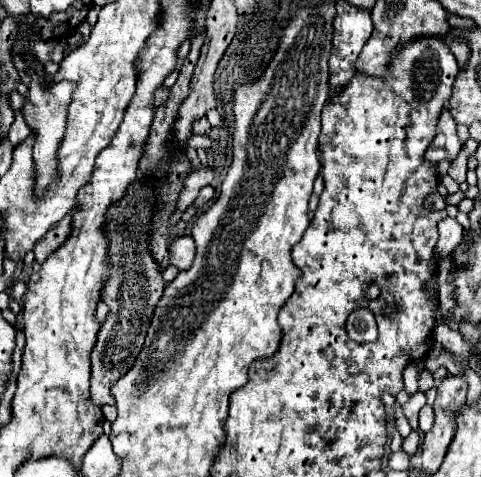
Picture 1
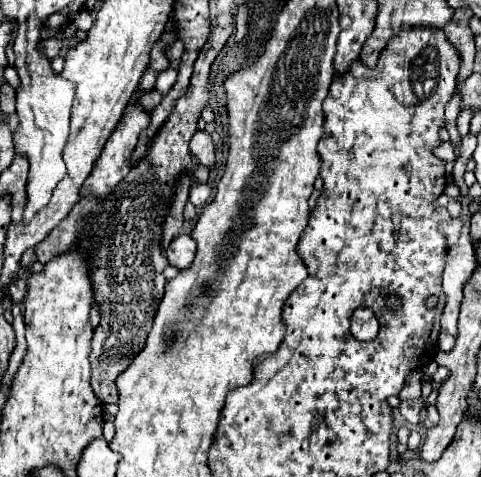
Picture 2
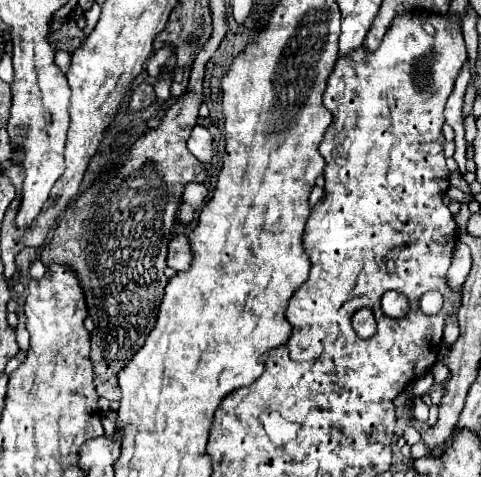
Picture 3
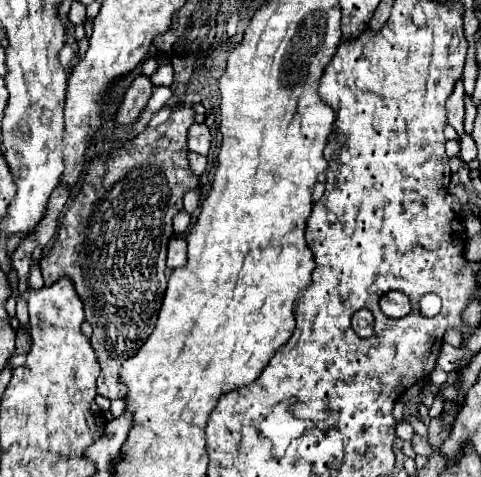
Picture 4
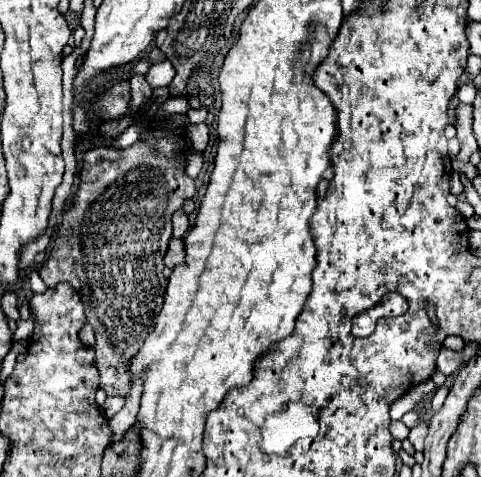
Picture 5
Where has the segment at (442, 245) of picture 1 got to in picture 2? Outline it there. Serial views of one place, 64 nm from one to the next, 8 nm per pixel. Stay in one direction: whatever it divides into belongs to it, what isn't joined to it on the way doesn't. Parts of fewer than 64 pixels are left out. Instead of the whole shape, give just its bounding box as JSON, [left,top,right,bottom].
[440,218,464,246]

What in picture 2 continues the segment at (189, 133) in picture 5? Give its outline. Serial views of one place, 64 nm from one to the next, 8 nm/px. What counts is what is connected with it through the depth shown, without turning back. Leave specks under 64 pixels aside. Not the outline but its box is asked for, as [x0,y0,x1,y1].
[189,130,214,167]

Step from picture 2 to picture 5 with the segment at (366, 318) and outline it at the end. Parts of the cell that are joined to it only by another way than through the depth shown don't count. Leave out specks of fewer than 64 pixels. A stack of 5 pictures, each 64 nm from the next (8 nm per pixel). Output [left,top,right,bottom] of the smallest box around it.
[352,310,378,336]

